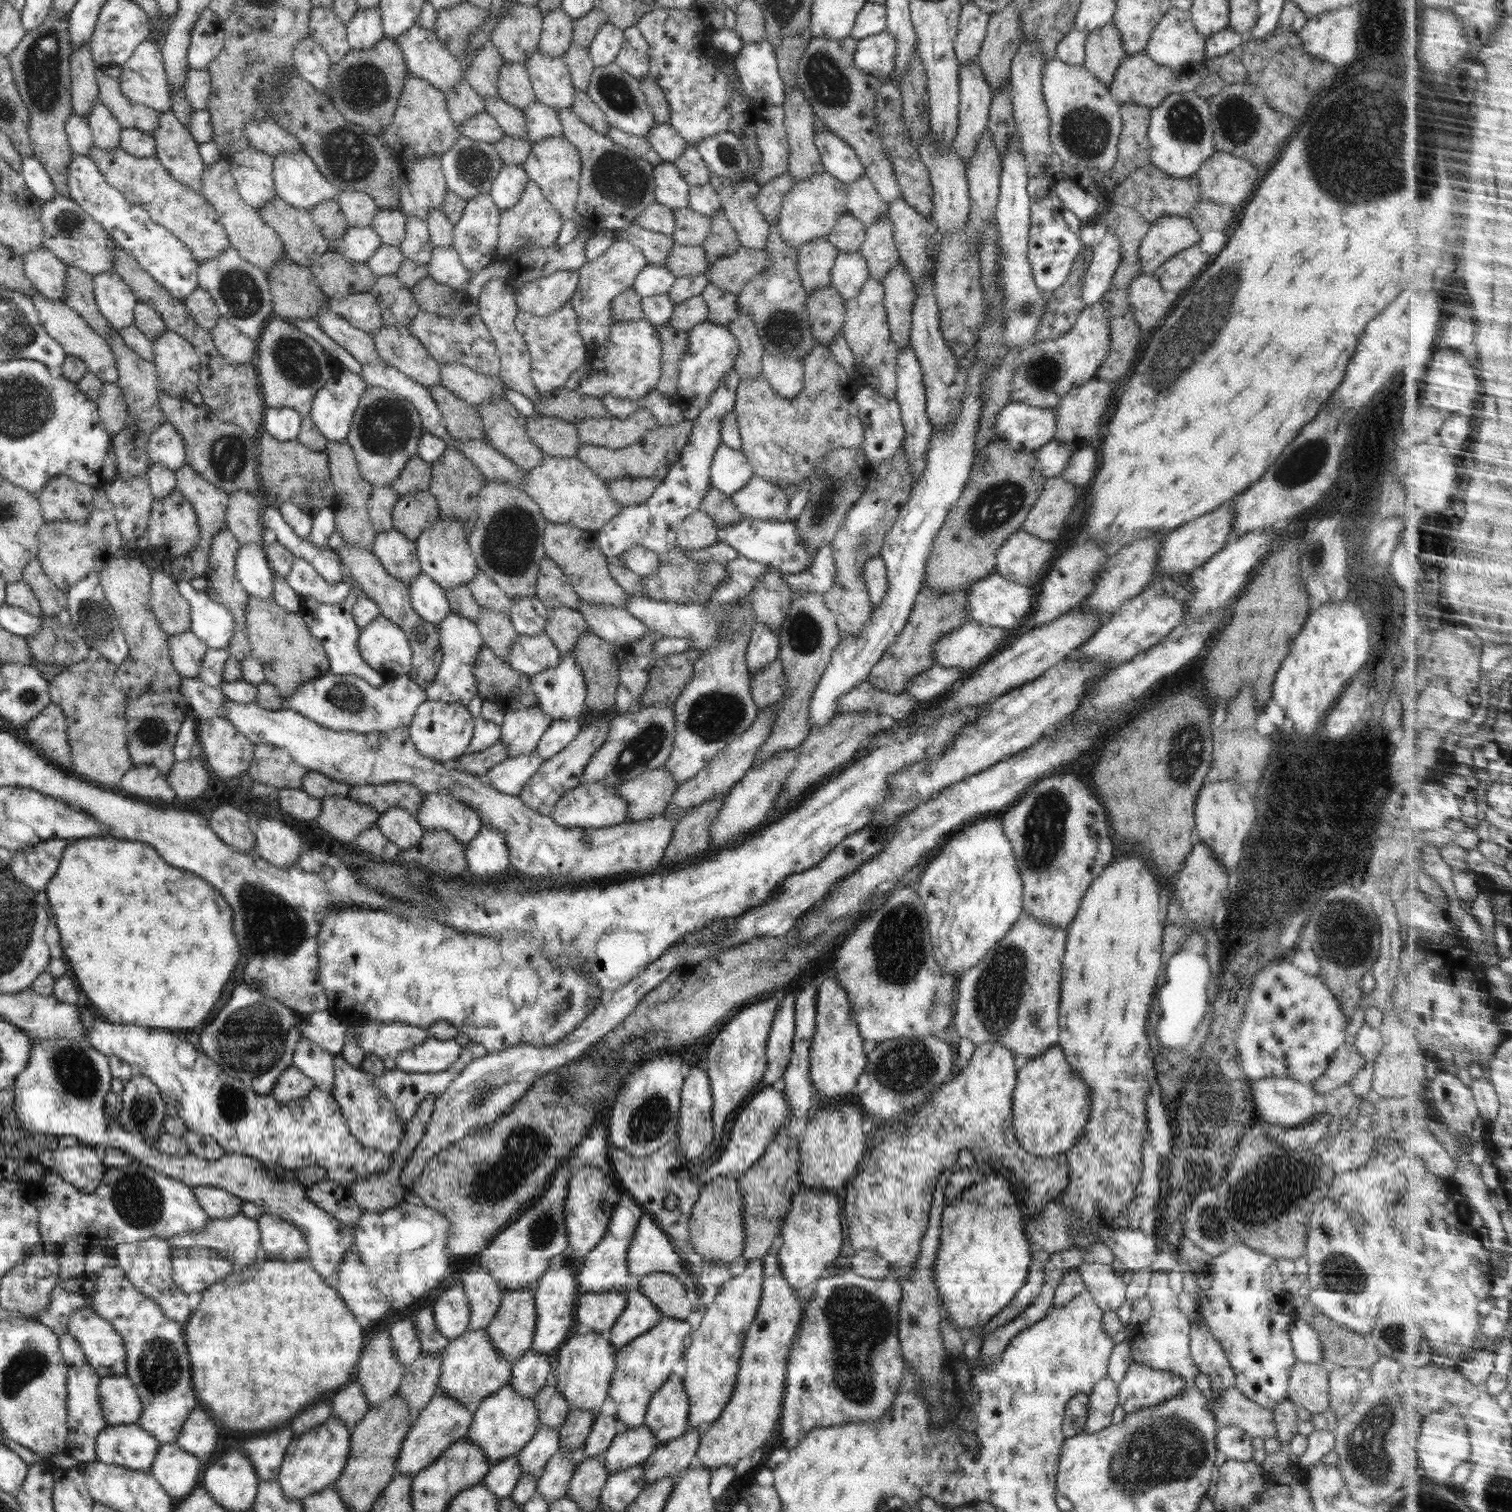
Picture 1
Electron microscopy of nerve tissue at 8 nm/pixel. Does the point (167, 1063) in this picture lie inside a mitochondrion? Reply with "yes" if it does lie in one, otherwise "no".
no

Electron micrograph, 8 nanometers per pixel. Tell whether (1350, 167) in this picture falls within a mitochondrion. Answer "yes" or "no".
yes

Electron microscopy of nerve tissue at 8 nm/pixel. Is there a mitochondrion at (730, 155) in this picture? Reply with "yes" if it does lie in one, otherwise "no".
yes

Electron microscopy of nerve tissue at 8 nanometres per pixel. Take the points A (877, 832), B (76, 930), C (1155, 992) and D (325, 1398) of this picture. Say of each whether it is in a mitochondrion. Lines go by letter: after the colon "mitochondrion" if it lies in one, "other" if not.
A: other
B: other
C: other
D: other

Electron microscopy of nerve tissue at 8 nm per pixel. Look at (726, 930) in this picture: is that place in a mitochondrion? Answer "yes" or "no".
no

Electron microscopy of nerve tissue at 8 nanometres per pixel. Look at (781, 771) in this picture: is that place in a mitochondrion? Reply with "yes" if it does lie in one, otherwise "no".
no

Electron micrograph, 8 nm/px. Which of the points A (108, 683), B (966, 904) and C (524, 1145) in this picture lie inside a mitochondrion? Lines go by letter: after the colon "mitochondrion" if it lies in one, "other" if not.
A: other
B: other
C: mitochondrion

